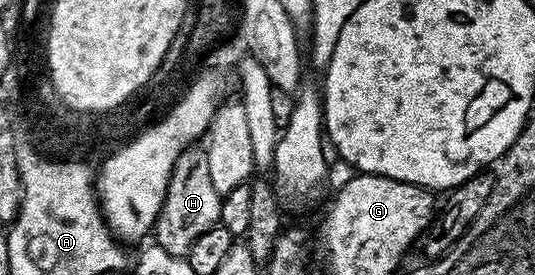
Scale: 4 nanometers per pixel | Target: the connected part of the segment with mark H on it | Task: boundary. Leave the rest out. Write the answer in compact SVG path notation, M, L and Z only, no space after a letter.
M184 149L183 154L175 162L175 167L169 180L167 195L161 204L161 212L157 216L153 231L154 245L161 247L165 252L169 252L169 256L177 256L178 258L186 258L187 253L193 248L193 244L197 244L197 240L201 236L205 236L205 232L209 232L209 228L219 225L221 204L223 203L217 188L213 188L213 179L209 176L209 160L207 159L206 149L191 149Z

